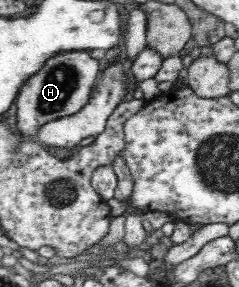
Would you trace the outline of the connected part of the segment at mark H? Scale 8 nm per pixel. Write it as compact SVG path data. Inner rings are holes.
M72 51L58 53L19 90L16 97L18 143L32 141L39 135L40 129L48 122L58 118L71 117L90 100L100 66L90 57L90 51Z

